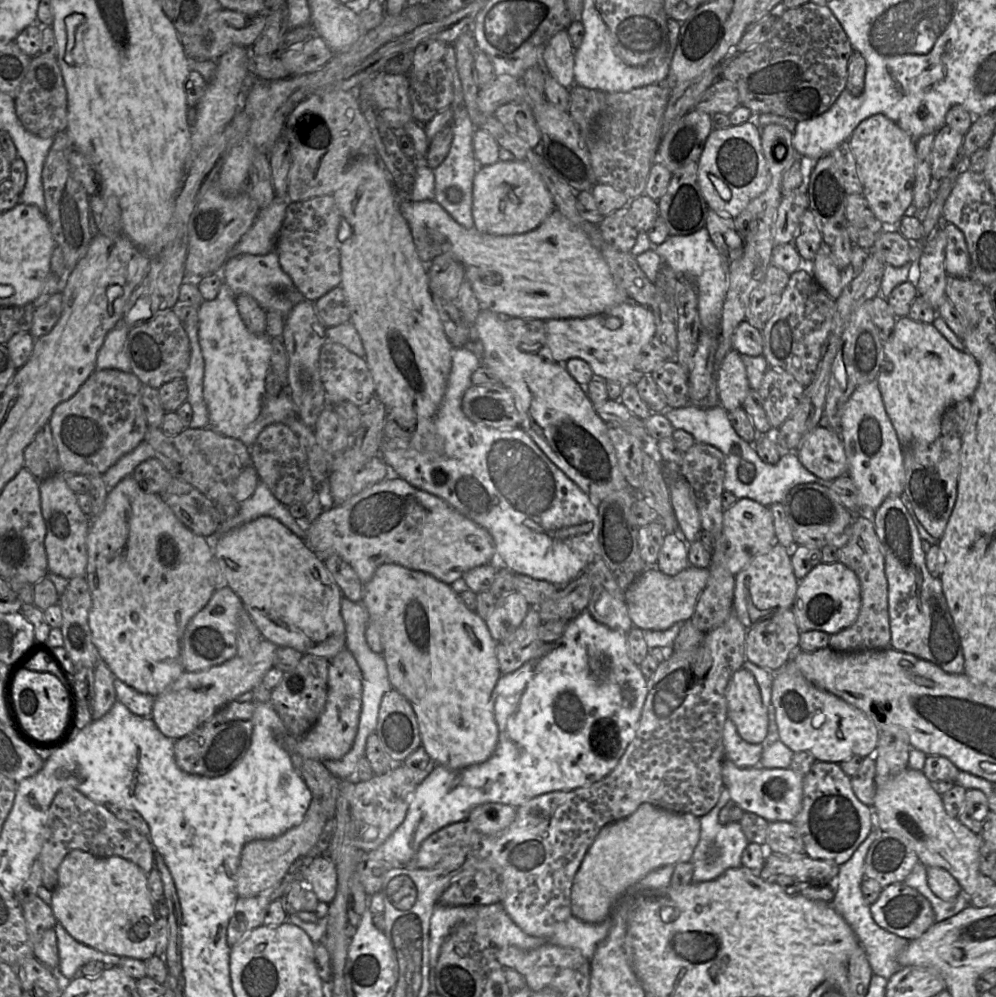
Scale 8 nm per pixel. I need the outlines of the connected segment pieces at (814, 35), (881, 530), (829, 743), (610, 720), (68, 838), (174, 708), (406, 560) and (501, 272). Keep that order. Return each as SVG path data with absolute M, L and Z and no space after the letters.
M809 1L799 7L786 9L779 16L771 33L764 41L744 52L736 52L736 54L732 58L730 58L723 67L720 78L729 80L737 87L741 100L741 106L750 109L753 115L774 114L793 119L796 122L800 122L815 118L828 111L836 102L840 94L846 89L848 65L852 54L853 48L849 41L849 38L831 10L826 6L820 6Z
M902 497L886 498L873 514L873 524L885 559L891 648L931 662L948 674L964 673L960 637L948 609L941 580L933 577L927 569L922 539Z
M791 659L781 670L773 674L772 702L776 711L779 740L794 753L807 751L816 761L839 764L855 755L865 758L876 752L879 730L874 722L860 709L808 681Z
M586 609L567 623L562 636L558 640L551 643L544 643L543 647L539 650L539 653L531 660L526 662L516 671L501 675L494 688L493 712L498 727L498 744L492 756L483 763L457 770L436 765L431 773L416 786L410 798L403 822L376 850L370 851L368 857L376 860L383 860L391 868L406 867L427 837L447 825L467 820L470 811L477 805L484 803L500 803L517 808L539 795L553 791L569 791L591 785L592 783L603 779L617 766L627 747L634 739L647 693L647 680L642 674L640 666L636 665L630 658L627 633L610 629L597 622Z
M72 787L62 788L54 797L47 814L45 840L37 857L43 875L42 885L53 891L58 882L58 869L65 856L72 850L82 850L95 857L119 856L138 865L149 873L155 864L155 848L149 837L118 819L106 805L97 803Z
M262 639L256 654L251 659L235 656L232 659L203 671L183 673L154 699L151 718L159 730L168 738L178 740L192 733L213 717L222 707L235 701L247 691L252 691L262 682L273 667L278 646Z
M390 475L341 505L322 511L305 530L305 542L322 559L336 554L349 563L364 584L377 568L394 563L426 572L452 586L471 569L496 560L490 532L462 515L447 502Z
M403 199L400 204L400 211L411 229L414 244L421 261L427 267L437 256L449 255L462 264L465 270L465 280L470 283L481 309L491 310L502 317L528 318L546 321L549 319L585 318L603 313L614 306L630 300L626 293L615 282L609 266L600 251L580 229L574 226L557 209L554 209L536 229L527 233L514 235L492 235L479 232L475 228L466 229L459 225L435 200L411 201L409 199Z

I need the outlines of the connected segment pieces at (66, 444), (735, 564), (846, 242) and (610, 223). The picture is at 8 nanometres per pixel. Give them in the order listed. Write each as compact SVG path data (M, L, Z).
M96 369L72 398L55 407L49 425L62 473L102 475L144 441L148 423L141 403L141 387L132 371Z
M740 498L724 510L723 536L727 568L735 576L756 556L767 553L778 542L770 508L749 498Z
M831 155L818 160L810 176L809 209L815 217L816 224L831 251L833 260L840 271L851 265L851 249L854 245L847 232L848 220L846 218L846 193L840 182L840 175L836 162Z
M627 206L605 216L598 224L598 228L604 240L622 252L632 250L639 233Z

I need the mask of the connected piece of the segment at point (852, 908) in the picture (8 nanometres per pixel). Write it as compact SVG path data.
M873 827L870 834L857 848L851 858L840 866L838 876L834 882L835 896L831 904L832 907L848 923L859 940L860 945L866 952L873 974L883 977L888 981L901 969L898 962L898 955L907 946L909 941L890 933L877 925L870 913L870 905L866 903L861 890L861 884L865 878L864 865L866 855L873 842L881 835L882 832L883 831L881 829L875 829Z

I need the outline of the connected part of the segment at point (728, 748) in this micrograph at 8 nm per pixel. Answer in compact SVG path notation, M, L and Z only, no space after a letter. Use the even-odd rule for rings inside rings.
M727 718L724 724L724 749L725 758L739 768L760 766L762 743L751 744L743 740L730 718Z

